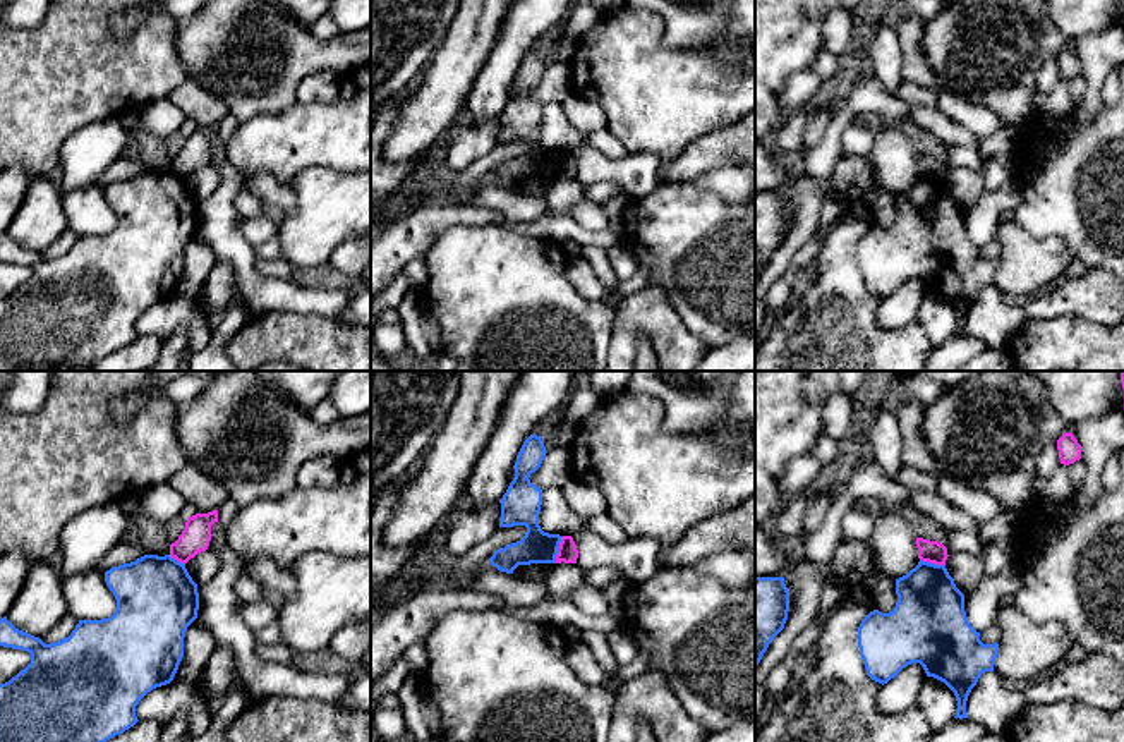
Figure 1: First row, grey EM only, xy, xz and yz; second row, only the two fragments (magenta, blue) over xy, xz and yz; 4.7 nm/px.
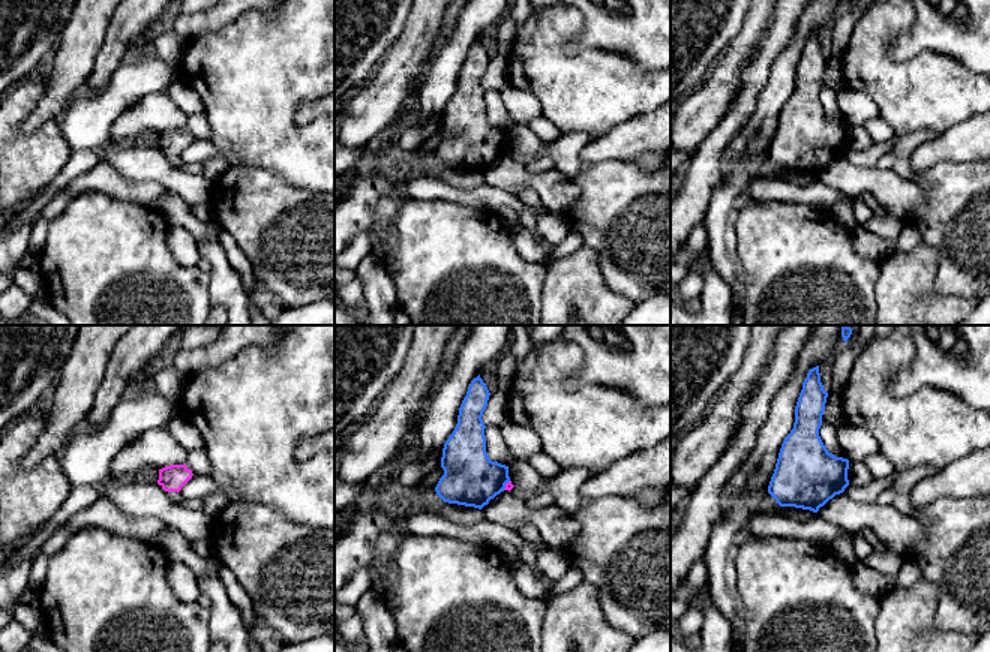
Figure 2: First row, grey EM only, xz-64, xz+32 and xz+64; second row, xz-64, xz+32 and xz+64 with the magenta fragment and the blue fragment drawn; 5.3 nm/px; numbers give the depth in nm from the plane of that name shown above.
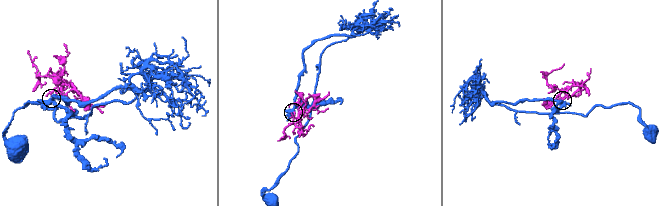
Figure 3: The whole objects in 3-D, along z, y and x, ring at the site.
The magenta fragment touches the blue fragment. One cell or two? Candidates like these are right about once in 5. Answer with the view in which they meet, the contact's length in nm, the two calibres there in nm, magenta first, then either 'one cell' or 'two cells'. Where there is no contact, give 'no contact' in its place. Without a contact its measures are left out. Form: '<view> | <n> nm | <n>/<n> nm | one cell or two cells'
xz | 130 nm | 90/160 nm | two cells

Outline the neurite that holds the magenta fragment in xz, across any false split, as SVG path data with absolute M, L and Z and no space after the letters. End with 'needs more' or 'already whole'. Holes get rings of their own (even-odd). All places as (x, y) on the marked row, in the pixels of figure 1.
M563 536L558 555L556 555L556 563L577 563L578 558L578 550L571 536Z; already whole

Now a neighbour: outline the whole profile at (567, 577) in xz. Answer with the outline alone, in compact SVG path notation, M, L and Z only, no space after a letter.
M556 563L553 574L546 581L544 587L549 596L556 599L570 599L570 596L589 584L585 577L585 570L577 563Z

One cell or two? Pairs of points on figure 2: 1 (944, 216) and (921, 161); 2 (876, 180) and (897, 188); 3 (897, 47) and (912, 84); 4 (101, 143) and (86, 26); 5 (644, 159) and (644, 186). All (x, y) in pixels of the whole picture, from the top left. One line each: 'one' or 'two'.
1: two
2: one
3: two
4: two
5: two

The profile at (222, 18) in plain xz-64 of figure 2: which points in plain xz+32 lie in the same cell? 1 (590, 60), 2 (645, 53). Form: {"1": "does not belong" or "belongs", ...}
{"1": "does not belong", "2": "belongs"}

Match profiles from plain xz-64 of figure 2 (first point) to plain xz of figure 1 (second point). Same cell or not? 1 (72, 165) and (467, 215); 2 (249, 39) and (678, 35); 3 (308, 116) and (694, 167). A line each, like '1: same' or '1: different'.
1: different
2: different
3: same

